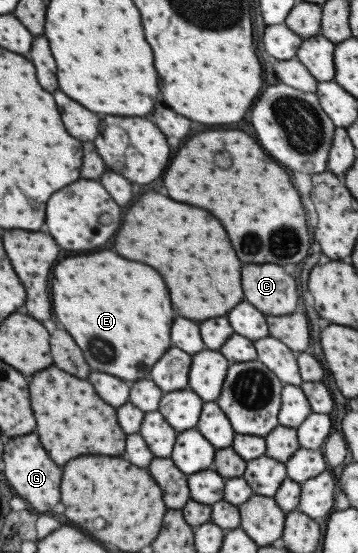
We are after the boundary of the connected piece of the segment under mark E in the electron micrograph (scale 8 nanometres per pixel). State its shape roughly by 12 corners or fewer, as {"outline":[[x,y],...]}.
{"outline":[[108,250],[52,268],[86,364],[148,378],[170,346],[158,272]]}

